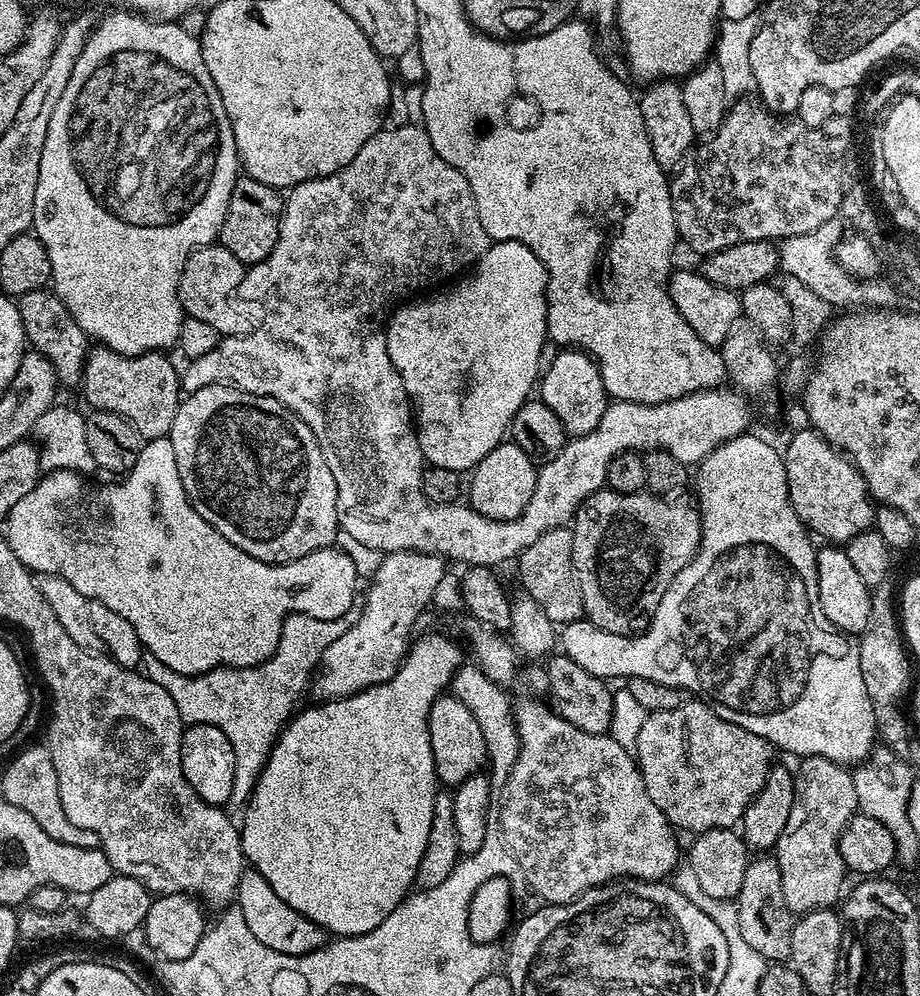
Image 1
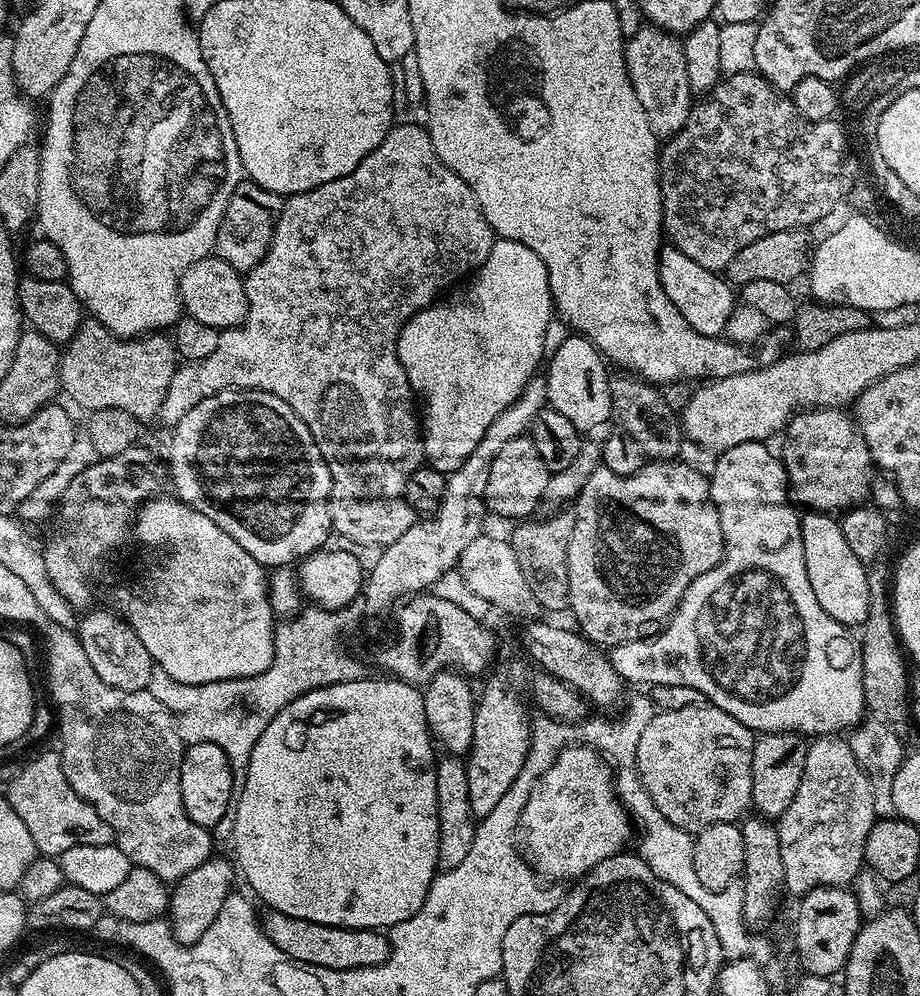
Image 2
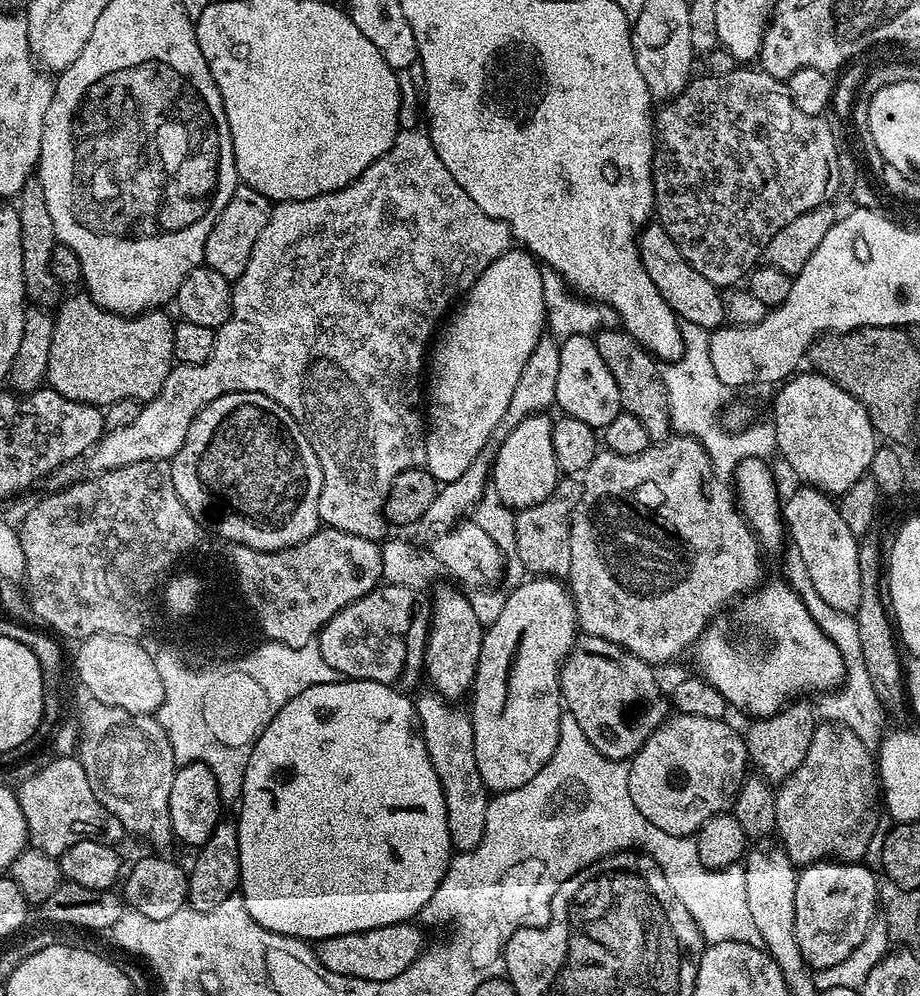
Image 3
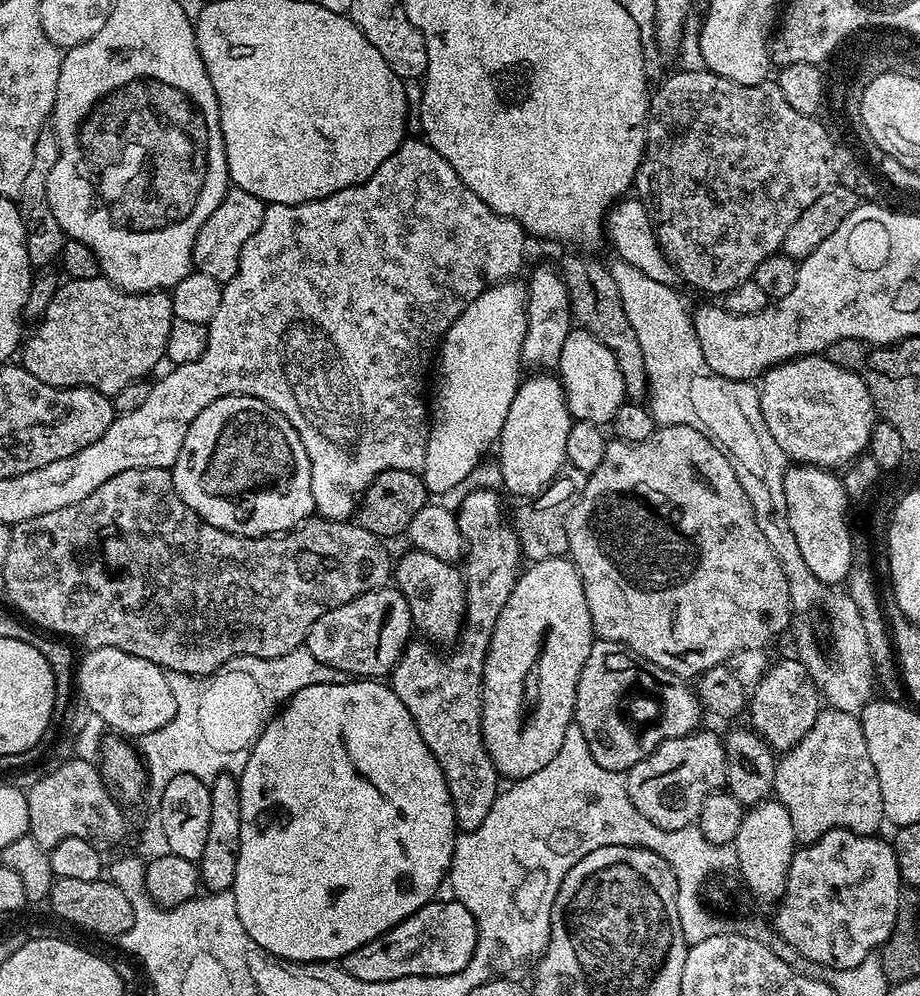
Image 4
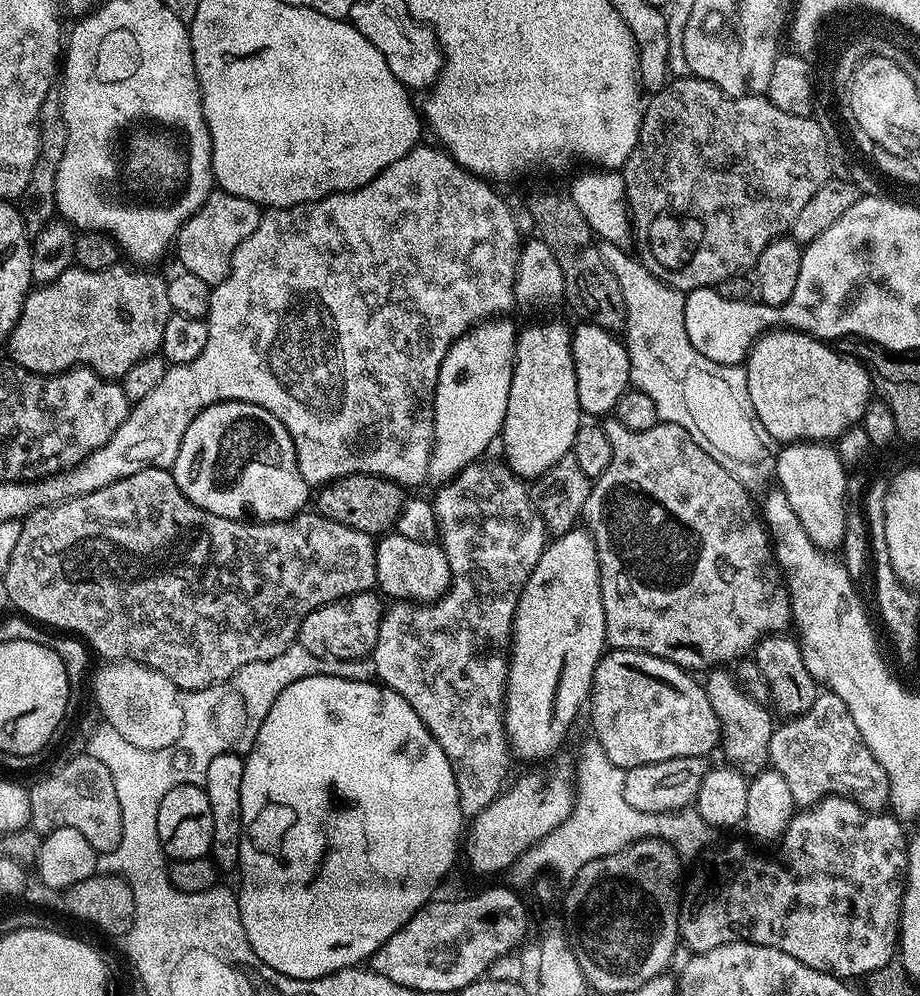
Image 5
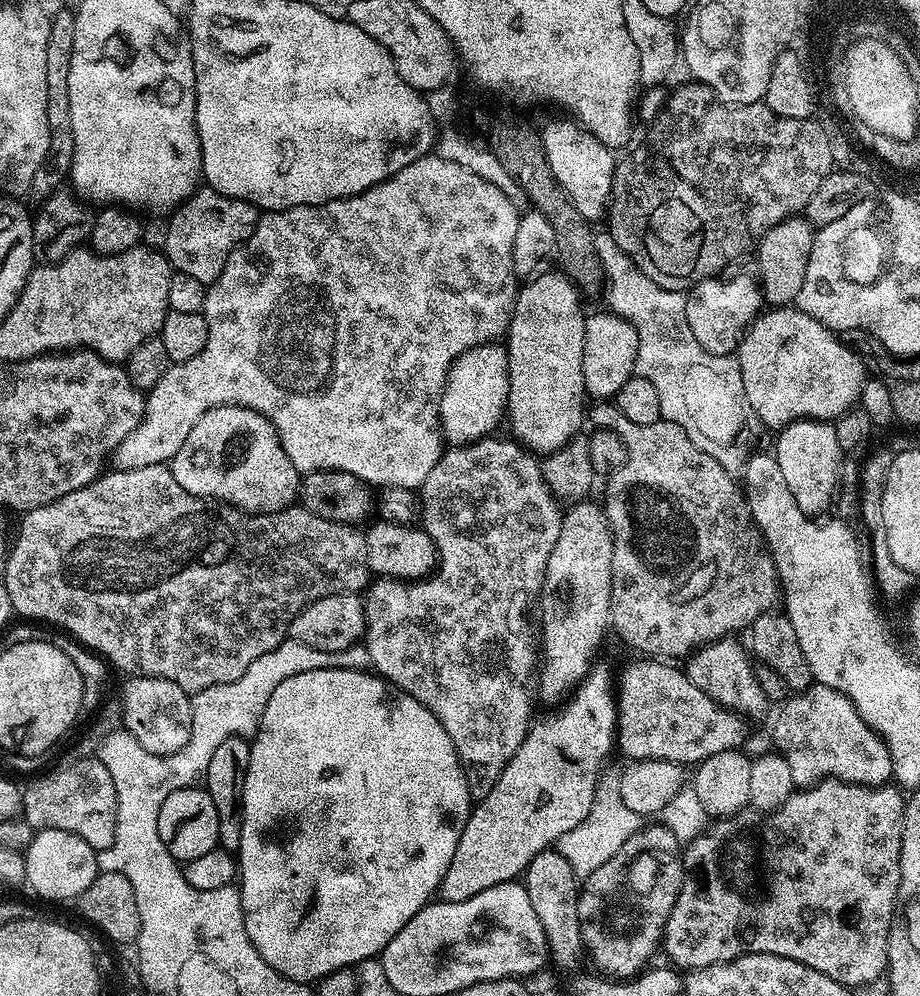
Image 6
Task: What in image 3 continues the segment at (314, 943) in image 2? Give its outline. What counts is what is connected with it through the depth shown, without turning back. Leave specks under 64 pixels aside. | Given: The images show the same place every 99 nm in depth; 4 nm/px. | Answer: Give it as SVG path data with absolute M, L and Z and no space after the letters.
M407 923L391 924L365 932L326 938L315 945L314 951L318 962L322 962L322 966L326 966L326 970L330 970L334 974L353 976L363 980L398 978L398 974L402 974L402 970L406 970L406 966L410 962L408 927Z

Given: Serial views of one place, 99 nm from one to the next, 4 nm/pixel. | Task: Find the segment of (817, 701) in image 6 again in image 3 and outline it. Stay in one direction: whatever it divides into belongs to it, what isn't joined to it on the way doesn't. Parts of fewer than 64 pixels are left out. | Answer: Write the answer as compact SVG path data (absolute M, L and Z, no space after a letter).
M831 722L817 723L814 730L814 738L810 742L810 750L806 750L806 758L802 758L802 766L798 766L798 770L794 770L794 774L783 784L779 785L776 792L776 831L775 835L780 836L779 843L782 845L784 852L791 858L793 864L797 866L807 866L817 864L820 860L837 859L841 862L860 862L863 861L870 838L873 837L874 826L878 823L881 809L878 805L882 800L882 789L878 783L878 764L870 753L869 745L862 742L862 738L858 738L858 734L854 734L854 730L848 730L846 726L834 724Z

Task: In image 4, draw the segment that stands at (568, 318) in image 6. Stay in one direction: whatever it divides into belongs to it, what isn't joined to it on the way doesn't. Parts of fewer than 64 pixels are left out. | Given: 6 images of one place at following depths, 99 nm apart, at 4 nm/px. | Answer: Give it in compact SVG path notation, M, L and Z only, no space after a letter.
M536 374L533 380L525 379L520 389L514 394L514 402L510 402L510 414L506 414L506 422L500 431L498 449L500 448L500 476L504 484L516 496L531 498L543 492L565 467L567 439L570 435L572 415L564 397L564 388L559 379L552 374Z

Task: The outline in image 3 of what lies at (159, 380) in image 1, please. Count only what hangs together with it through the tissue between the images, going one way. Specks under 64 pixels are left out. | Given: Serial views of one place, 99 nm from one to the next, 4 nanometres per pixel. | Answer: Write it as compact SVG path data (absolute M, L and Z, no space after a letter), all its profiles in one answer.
M80 290L77 296L65 295L61 299L54 312L54 338L50 341L50 354L48 355L48 375L46 377L47 387L52 388L58 394L70 398L74 402L83 404L94 404L97 406L107 406L114 402L121 402L122 399L130 399L137 402L147 402L152 400L162 390L166 378L174 367L174 330L172 329L173 317L168 317L164 310L149 310L139 312L136 316L119 316L117 312L106 310L94 302L87 291Z

